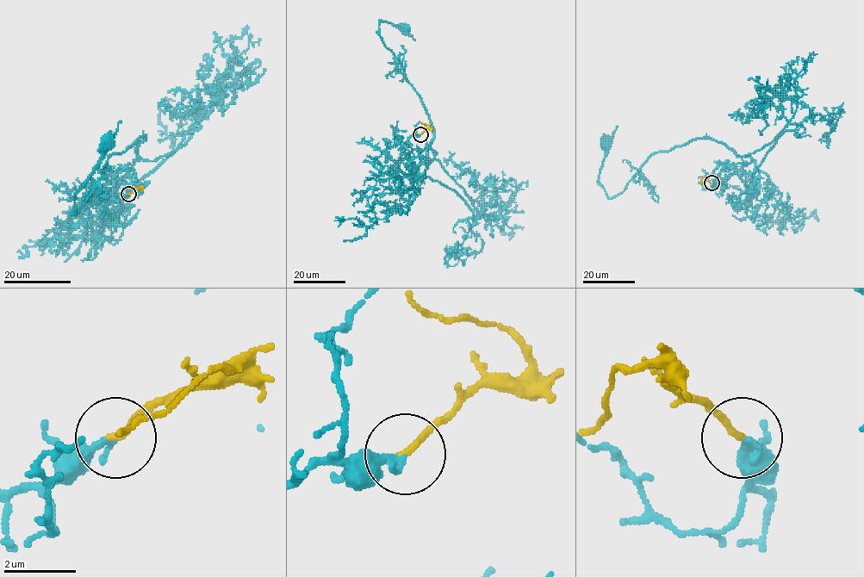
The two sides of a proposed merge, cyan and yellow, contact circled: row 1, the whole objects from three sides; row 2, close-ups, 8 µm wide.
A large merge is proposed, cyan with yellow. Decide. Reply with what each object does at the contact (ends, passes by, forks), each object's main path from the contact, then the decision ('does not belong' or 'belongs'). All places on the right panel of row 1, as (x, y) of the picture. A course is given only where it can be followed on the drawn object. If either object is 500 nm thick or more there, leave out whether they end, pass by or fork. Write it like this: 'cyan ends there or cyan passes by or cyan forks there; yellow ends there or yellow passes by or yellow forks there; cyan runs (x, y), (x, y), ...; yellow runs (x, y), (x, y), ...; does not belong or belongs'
cyan ends there; yellow ends there; cyan runs (711, 183), (723, 184), (755, 160), (697, 139), (654, 152), (625, 188), (609, 197), (599, 182), (606, 141); yellow runs (711, 183), (705, 177), (699, 183); belongs

